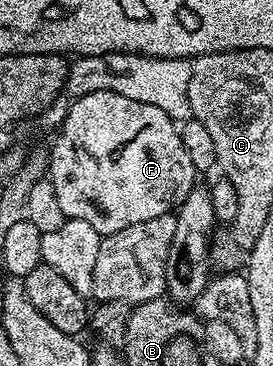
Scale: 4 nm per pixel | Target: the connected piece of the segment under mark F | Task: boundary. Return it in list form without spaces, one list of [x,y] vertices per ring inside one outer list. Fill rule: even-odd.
[[[99,91],[91,92],[88,95],[76,97],[68,105],[67,115],[63,125],[58,127],[55,138],[55,147],[49,151],[49,177],[53,188],[57,188],[57,201],[61,204],[61,212],[73,220],[85,220],[85,224],[90,224],[97,228],[101,236],[121,232],[121,228],[129,228],[129,224],[141,224],[141,220],[153,220],[157,216],[165,216],[179,209],[179,206],[189,196],[189,192],[196,189],[197,171],[193,168],[193,160],[189,160],[189,152],[185,152],[185,144],[181,144],[179,126],[176,119],[171,118],[161,108],[153,108],[153,104],[141,104],[141,100],[131,100],[130,98],[118,95],[117,92]]]

